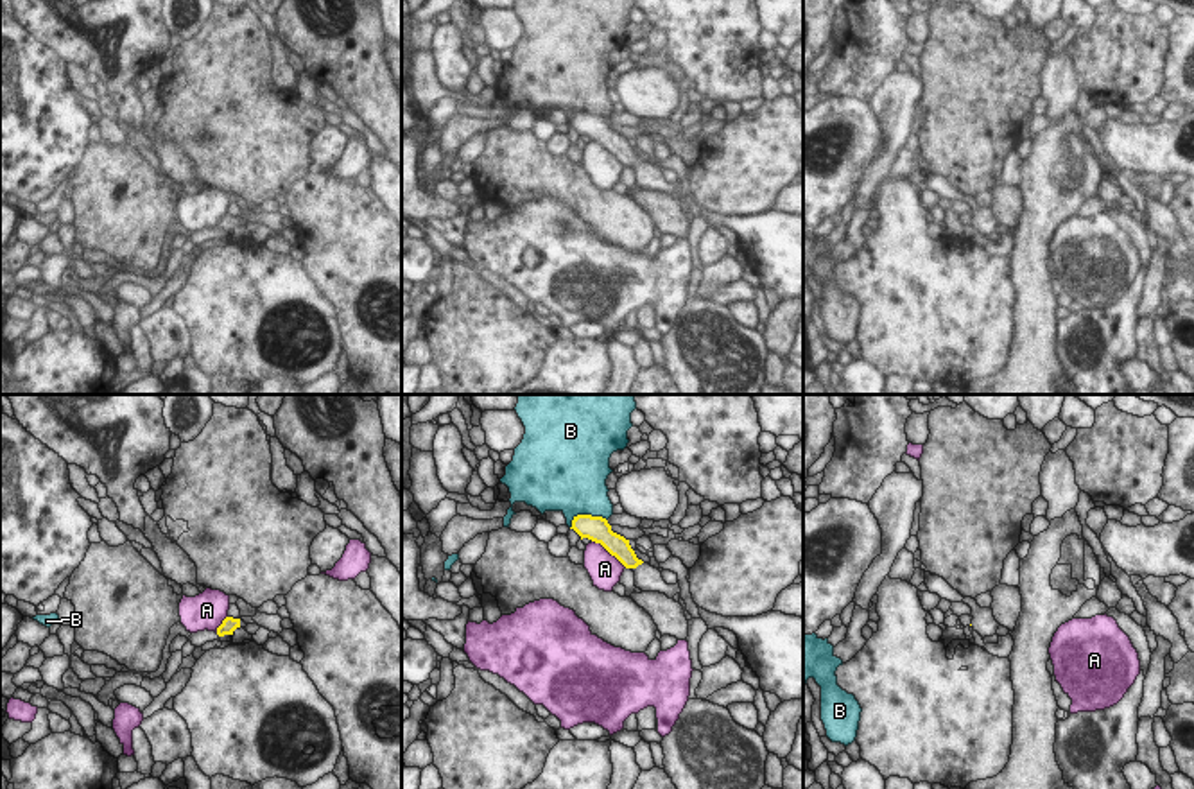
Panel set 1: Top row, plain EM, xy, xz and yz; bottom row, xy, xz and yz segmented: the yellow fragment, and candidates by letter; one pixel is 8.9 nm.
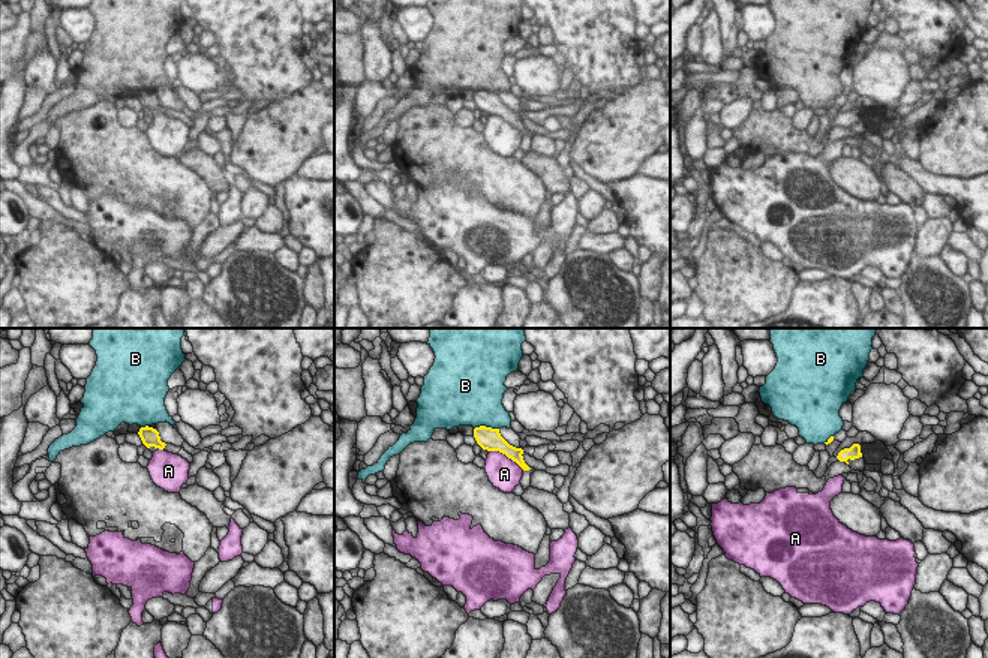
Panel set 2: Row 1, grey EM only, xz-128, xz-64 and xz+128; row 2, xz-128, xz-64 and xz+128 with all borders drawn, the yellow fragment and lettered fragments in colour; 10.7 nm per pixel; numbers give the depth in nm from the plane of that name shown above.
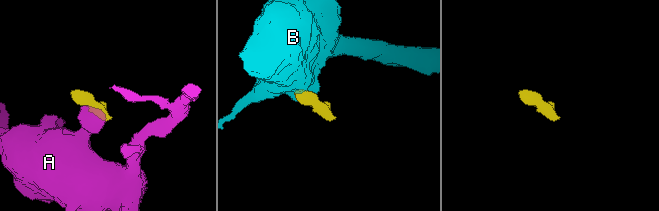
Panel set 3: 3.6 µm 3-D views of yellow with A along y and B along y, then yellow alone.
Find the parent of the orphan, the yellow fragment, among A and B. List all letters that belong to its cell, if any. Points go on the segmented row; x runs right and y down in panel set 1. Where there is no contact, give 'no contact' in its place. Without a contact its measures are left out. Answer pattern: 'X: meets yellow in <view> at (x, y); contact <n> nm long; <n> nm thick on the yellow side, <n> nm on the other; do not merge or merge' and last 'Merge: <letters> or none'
A: meets yellow in xz at (610, 553); contact 400 nm long; 240 nm thick on the yellow side, 280 nm on the other; do not merge
B: meets yellow in xz at (585, 515); contact 340 nm long; 240 nm thick on the yellow side, 480 nm on the other; do not merge
Merge: none

